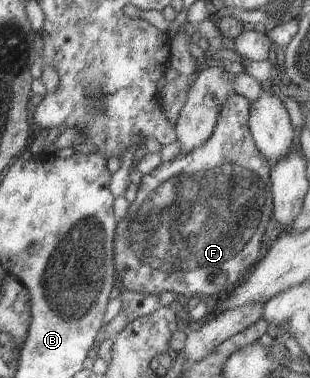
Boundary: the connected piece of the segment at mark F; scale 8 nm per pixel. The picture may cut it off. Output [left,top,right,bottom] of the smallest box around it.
[114,93,272,311]

